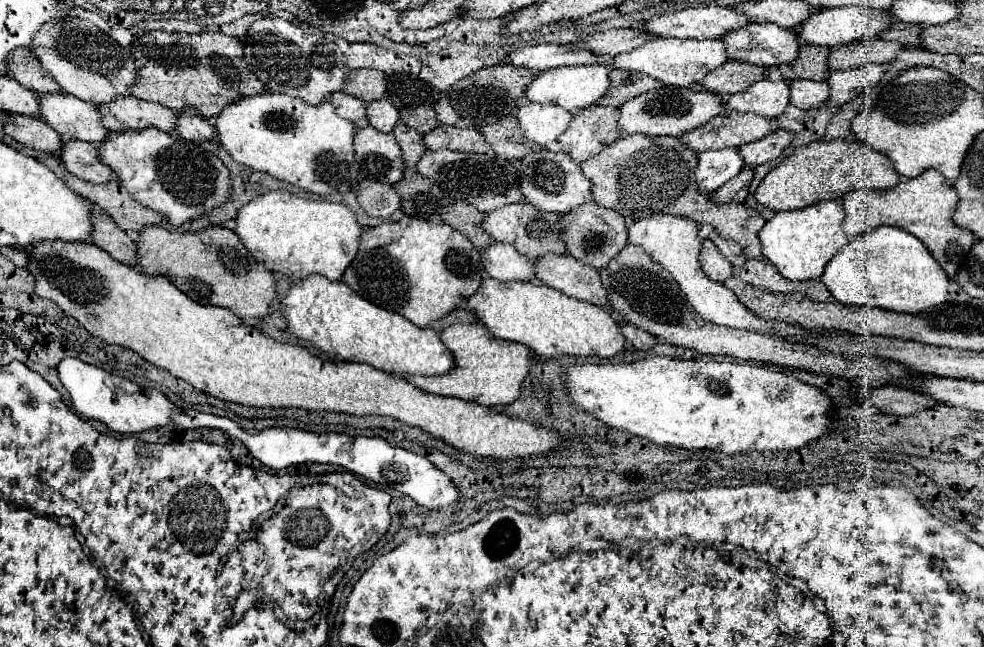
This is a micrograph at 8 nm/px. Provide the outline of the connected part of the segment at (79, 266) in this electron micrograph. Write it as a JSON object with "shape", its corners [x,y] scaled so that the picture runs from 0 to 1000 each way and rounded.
{"shape":[[[51,371],[51,374],[45,374],[43,377],[35,377],[28,383],[28,408],[26,408],[26,417],[35,427],[37,433],[37,442],[35,442],[35,451],[39,451],[39,457],[47,461],[47,464],[53,464],[57,467],[63,482],[67,488],[73,488],[77,491],[93,519],[100,519],[102,526],[110,529],[110,532],[120,532],[120,535],[126,535],[126,538],[132,538],[136,544],[140,544],[146,556],[171,572],[175,581],[179,584],[185,584],[189,587],[191,594],[195,594],[197,600],[205,603],[205,606],[211,606],[213,612],[220,612],[224,618],[230,618],[230,621],[242,621],[242,624],[252,624],[252,628],[278,628],[278,631],[285,631],[285,628],[299,628],[299,631],[309,631],[309,634],[331,634],[331,637],[352,637],[352,640],[388,640],[388,643],[398,643],[407,652],[413,652],[417,658],[425,658],[429,665],[433,665],[435,671],[443,674],[443,677],[449,677],[453,680],[455,686],[463,689],[463,692],[470,692],[486,708],[504,708],[504,711],[516,711],[516,708],[535,708],[535,705],[545,705],[545,702],[553,702],[561,692],[569,692],[571,689],[571,680],[567,674],[567,668],[561,668],[557,662],[551,662],[551,658],[545,658],[545,655],[537,655],[537,652],[530,652],[530,649],[522,649],[522,646],[516,646],[514,640],[508,640],[508,637],[502,637],[498,631],[492,631],[484,621],[472,621],[467,615],[453,615],[453,612],[441,612],[441,609],[433,609],[429,606],[427,600],[419,597],[417,590],[413,590],[409,581],[400,581],[400,578],[392,578],[388,572],[382,572],[374,563],[360,563],[360,560],[335,560],[335,556],[327,556],[321,550],[321,547],[315,547],[311,538],[307,535],[297,535],[297,532],[289,532],[289,529],[283,529],[278,522],[272,522],[268,519],[264,510],[260,510],[258,504],[250,504],[240,485],[236,485],[234,479],[230,476],[222,476],[222,473],[205,473],[197,464],[193,464],[187,451],[183,451],[177,439],[173,439],[173,433],[169,433],[169,427],[148,427],[146,420],[138,417],[138,414],[132,414],[128,408],[122,408],[120,402],[114,402],[106,386],[102,386],[98,377],[75,377],[75,374],[65,374],[65,371]]]}

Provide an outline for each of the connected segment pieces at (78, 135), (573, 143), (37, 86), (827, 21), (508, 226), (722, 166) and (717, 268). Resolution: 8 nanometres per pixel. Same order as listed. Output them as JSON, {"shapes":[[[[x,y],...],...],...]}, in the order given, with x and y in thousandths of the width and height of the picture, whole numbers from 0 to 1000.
{"shapes":[[[[39,145],[43,182],[51,198],[59,201],[65,216],[104,219],[110,201],[100,189],[100,167],[96,158],[79,155],[71,145]]],[[[604,164],[589,170],[581,179],[575,204],[567,213],[567,223],[585,253],[589,253],[630,213],[626,185],[626,167]]],[[[16,74],[6,96],[8,117],[18,130],[30,136],[33,142],[63,142],[63,136],[53,124],[53,117],[39,99],[28,74]]],[[[841,12],[831,15],[827,25],[809,43],[811,59],[821,68],[829,71],[852,71],[852,68],[864,68],[876,59],[890,59],[896,46],[900,46],[907,37],[900,15],[884,15],[884,12]]],[[[533,312],[510,318],[510,321],[504,321],[502,328],[494,331],[492,340],[490,340],[490,352],[502,371],[520,377],[528,393],[533,393],[541,402],[547,399],[547,396],[553,396],[557,389],[563,389],[563,393],[573,393],[575,389],[575,380],[569,371],[569,355],[571,355],[569,334],[561,331],[561,328],[545,325],[545,321],[541,321],[539,315],[533,315]]],[[[736,229],[736,232],[720,232],[709,241],[707,257],[707,284],[709,297],[722,300],[730,294],[734,284],[738,284],[742,275],[746,275],[754,263],[756,250],[748,229]]],[[[715,371],[715,374],[713,374],[711,411],[713,411],[713,420],[715,420],[722,433],[728,433],[728,436],[736,436],[736,433],[744,423],[742,405],[732,393],[732,386],[730,386],[722,371]]]]}

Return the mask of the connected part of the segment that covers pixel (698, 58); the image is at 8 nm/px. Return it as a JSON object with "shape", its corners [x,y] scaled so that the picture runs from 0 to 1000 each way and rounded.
{"shape":[[[665,59],[640,80],[628,83],[620,90],[614,102],[620,108],[640,108],[640,111],[650,111],[659,114],[675,130],[681,133],[703,133],[711,127],[717,111],[724,111],[732,99],[736,99],[738,90],[738,74],[732,62],[689,62],[689,59]]]}

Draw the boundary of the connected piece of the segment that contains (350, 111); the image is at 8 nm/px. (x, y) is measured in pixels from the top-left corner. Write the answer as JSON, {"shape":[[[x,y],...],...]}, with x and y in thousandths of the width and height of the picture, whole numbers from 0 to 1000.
{"shape":[[[339,142],[339,148],[333,148],[333,158],[339,164],[339,170],[343,173],[343,179],[356,185],[356,189],[364,189],[372,179],[372,158],[364,155],[362,148],[356,148],[352,142]]]}

